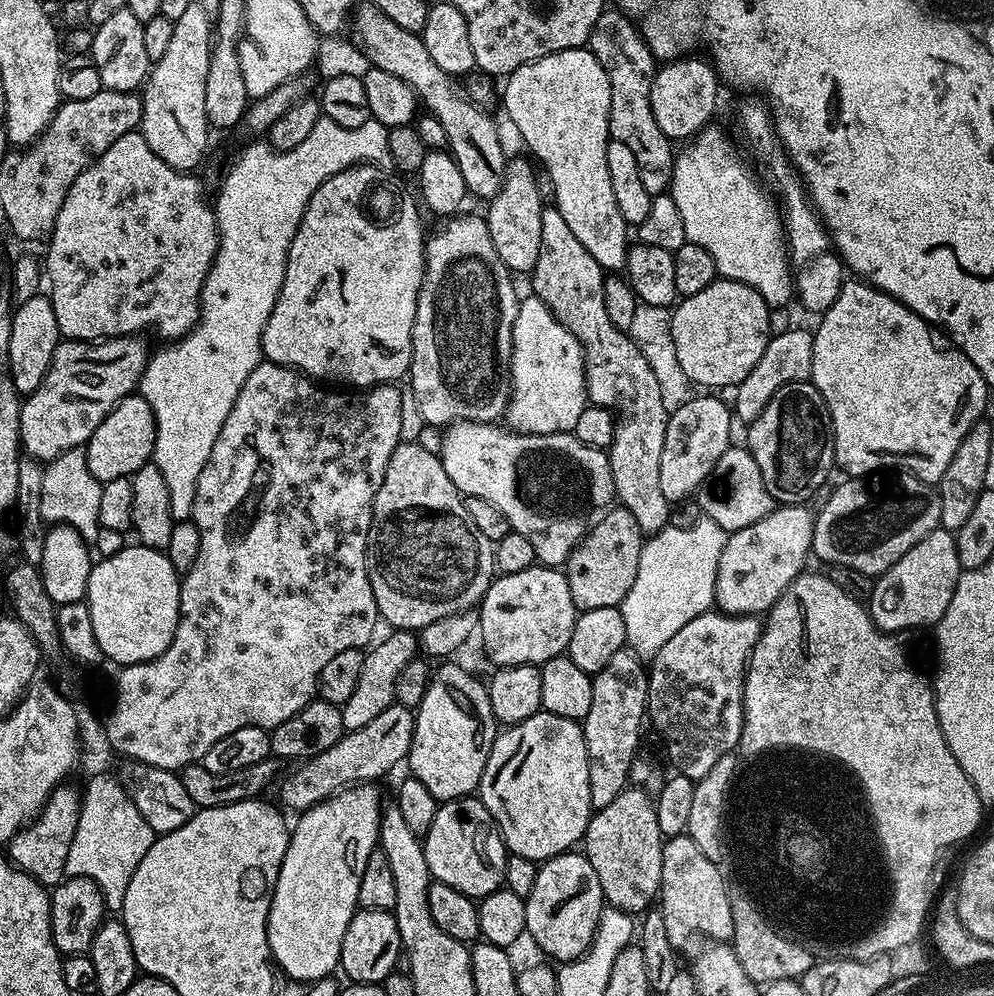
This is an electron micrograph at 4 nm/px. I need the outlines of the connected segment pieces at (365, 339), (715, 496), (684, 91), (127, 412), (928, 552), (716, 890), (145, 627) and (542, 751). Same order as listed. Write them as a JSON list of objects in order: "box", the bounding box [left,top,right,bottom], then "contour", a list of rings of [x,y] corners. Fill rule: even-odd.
[{"box":[260,164,426,390],"contour":[[[356,164],[352,168],[334,174],[334,178],[326,178],[318,190],[314,190],[314,198],[306,206],[302,214],[302,222],[294,234],[294,242],[290,242],[286,274],[282,278],[282,290],[278,294],[278,302],[274,302],[274,310],[266,322],[266,330],[262,334],[260,347],[263,359],[269,364],[282,364],[287,368],[295,368],[297,372],[312,377],[317,382],[341,380],[341,385],[351,386],[356,390],[373,388],[375,384],[399,381],[399,376],[407,377],[412,367],[412,331],[414,330],[414,314],[418,306],[418,294],[424,281],[424,245],[426,231],[420,225],[418,200],[404,189],[399,175],[375,164]]]},{"box":[694,446,774,534],"contour":[[[729,446],[725,450],[722,458],[714,462],[714,470],[710,470],[708,477],[700,484],[700,489],[694,494],[694,500],[700,503],[700,508],[704,511],[701,513],[707,519],[722,526],[729,534],[742,530],[746,526],[754,526],[754,522],[766,518],[766,514],[770,514],[774,507],[772,496],[766,490],[766,482],[762,482],[762,470],[758,470],[758,462],[754,462],[751,452],[744,446],[740,448]]]},{"box":[650,58,718,142],"contour":[[[677,58],[661,63],[656,69],[650,86],[650,110],[654,110],[654,122],[658,122],[658,130],[666,134],[673,142],[684,142],[696,135],[716,112],[716,84],[718,73],[711,63],[692,58]]]},{"box":[84,394,156,484],"contour":[[[138,394],[127,396],[116,403],[106,418],[102,418],[98,430],[94,430],[89,438],[84,448],[86,466],[90,466],[90,474],[94,474],[94,478],[98,478],[101,484],[123,476],[131,478],[143,464],[151,461],[155,441],[156,423],[150,402]]]},{"box":[870,528,961,634],"contour":[[[935,528],[918,546],[910,546],[890,570],[875,577],[870,611],[876,627],[881,632],[900,634],[903,628],[936,625],[942,614],[946,614],[950,598],[954,598],[954,586],[958,586],[961,571],[955,535],[949,529]]]},{"box":[658,834,734,950],"contour":[[[687,834],[665,839],[658,909],[669,941],[676,950],[680,950],[691,936],[704,934],[710,936],[711,941],[728,942],[734,934],[732,897],[728,895],[722,874]]]},{"box":[86,542,181,666],"contour":[[[139,542],[133,543],[133,545],[133,548],[131,548],[131,546],[125,546],[112,557],[100,558],[93,563],[90,582],[88,583],[88,595],[86,597],[86,603],[90,610],[90,619],[94,621],[94,638],[98,638],[98,646],[100,647],[101,653],[103,653],[107,659],[109,656],[109,658],[116,663],[116,666],[141,664],[142,662],[150,662],[154,658],[158,658],[170,646],[170,642],[174,638],[174,630],[180,621],[181,577],[174,570],[170,558],[159,548],[145,548],[144,545]]]},{"box":[478,710,594,862],"contour":[[[543,710],[534,713],[530,718],[526,718],[522,722],[505,727],[492,744],[490,758],[486,758],[486,770],[482,770],[478,799],[486,806],[486,810],[490,810],[492,821],[496,823],[496,829],[499,830],[500,837],[504,839],[504,847],[508,849],[511,855],[543,862],[575,849],[583,841],[584,831],[588,829],[588,824],[592,821],[594,811],[590,802],[590,762],[586,754],[586,738],[584,737],[583,727],[570,718],[562,718],[558,714],[550,714]]]}]

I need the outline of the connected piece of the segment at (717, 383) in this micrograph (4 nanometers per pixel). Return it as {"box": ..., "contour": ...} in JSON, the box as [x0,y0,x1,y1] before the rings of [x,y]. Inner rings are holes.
{"box":[671,278,770,390],"contour":[[[717,278],[714,282],[710,282],[710,286],[706,286],[706,290],[698,290],[698,294],[683,297],[671,309],[671,318],[675,353],[686,378],[696,386],[705,384],[708,387],[705,389],[708,390],[728,387],[731,389],[742,383],[746,374],[750,374],[750,370],[758,366],[758,358],[762,358],[768,345],[770,339],[768,315],[770,315],[770,309],[762,298],[762,294],[758,294],[756,288],[737,280]]]}

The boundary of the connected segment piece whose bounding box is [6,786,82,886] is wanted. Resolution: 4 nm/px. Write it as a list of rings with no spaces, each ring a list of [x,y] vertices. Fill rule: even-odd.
[[[61,786],[52,791],[36,819],[21,832],[14,834],[14,838],[6,845],[12,863],[45,886],[55,886],[65,879],[66,856],[78,828],[82,796],[79,791],[75,792],[68,787]]]

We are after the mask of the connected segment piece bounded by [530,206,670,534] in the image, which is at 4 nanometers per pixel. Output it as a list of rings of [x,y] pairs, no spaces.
[[[554,206],[545,207],[542,214],[542,246],[538,250],[538,262],[532,267],[530,279],[532,279],[531,291],[578,338],[580,345],[584,347],[584,381],[588,391],[589,401],[601,408],[614,410],[615,415],[622,421],[622,432],[632,436],[632,444],[613,443],[607,449],[610,470],[614,478],[615,499],[623,508],[634,514],[634,522],[638,522],[640,531],[645,534],[655,534],[669,523],[668,508],[670,501],[662,494],[660,466],[662,466],[662,442],[666,442],[666,426],[668,425],[669,412],[662,406],[661,388],[650,363],[640,353],[638,346],[629,336],[629,333],[618,330],[614,322],[606,315],[606,306],[602,304],[602,286],[606,273],[603,268],[590,258],[590,253],[582,242],[571,232],[570,226],[566,226],[566,218]]]

